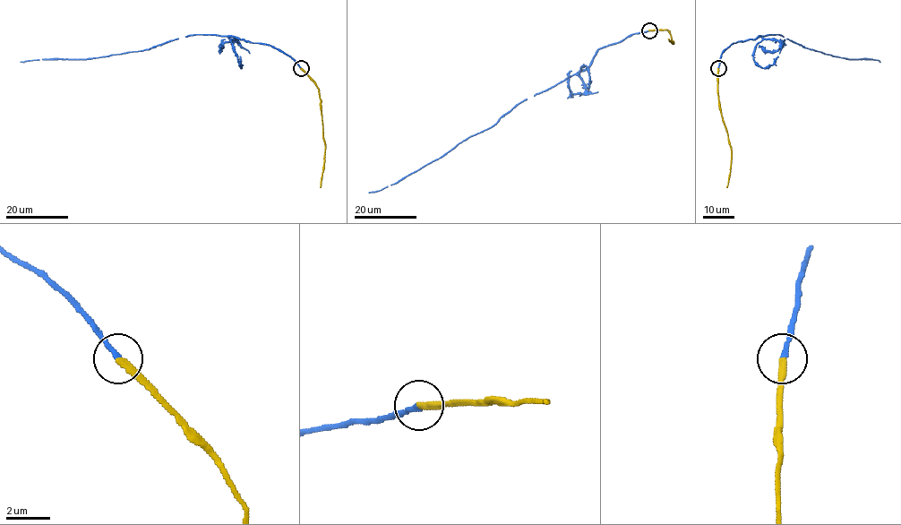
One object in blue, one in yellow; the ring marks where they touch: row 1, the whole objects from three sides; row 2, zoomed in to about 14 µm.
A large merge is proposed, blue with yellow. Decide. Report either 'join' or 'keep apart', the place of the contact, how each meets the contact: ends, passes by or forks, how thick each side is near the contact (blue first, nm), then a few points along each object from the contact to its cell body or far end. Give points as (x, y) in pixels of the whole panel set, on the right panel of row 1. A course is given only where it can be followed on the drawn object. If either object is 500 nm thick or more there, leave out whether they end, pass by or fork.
join; place (718, 68); blue ends; yellow ends; calibres 240 and 320 nm; course blue (717, 68), (721, 55), (732, 44), (769, 34), (779, 34), (825, 54), (879, 61); course yellow (717, 68), (718, 107), (731, 149), (726, 187)

